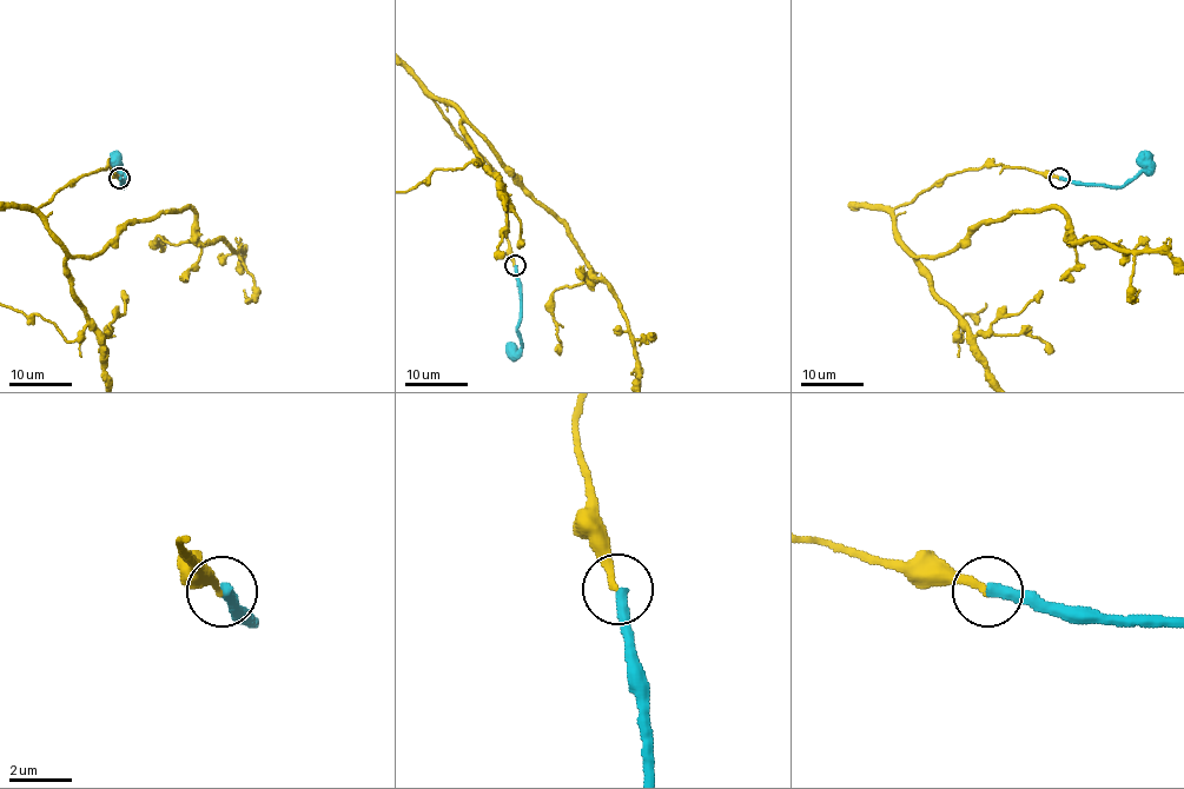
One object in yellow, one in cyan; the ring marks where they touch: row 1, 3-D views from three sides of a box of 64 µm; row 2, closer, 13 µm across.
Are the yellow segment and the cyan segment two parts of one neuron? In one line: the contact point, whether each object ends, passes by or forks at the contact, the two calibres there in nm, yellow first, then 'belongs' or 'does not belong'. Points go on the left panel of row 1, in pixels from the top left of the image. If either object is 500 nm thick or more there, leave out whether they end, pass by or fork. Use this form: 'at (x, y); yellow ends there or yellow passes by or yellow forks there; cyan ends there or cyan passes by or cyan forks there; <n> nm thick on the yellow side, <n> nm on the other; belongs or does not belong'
at (119, 178); yellow ends there; cyan ends there; 240 nm thick on the yellow side, 380 nm on the other; does not belong

